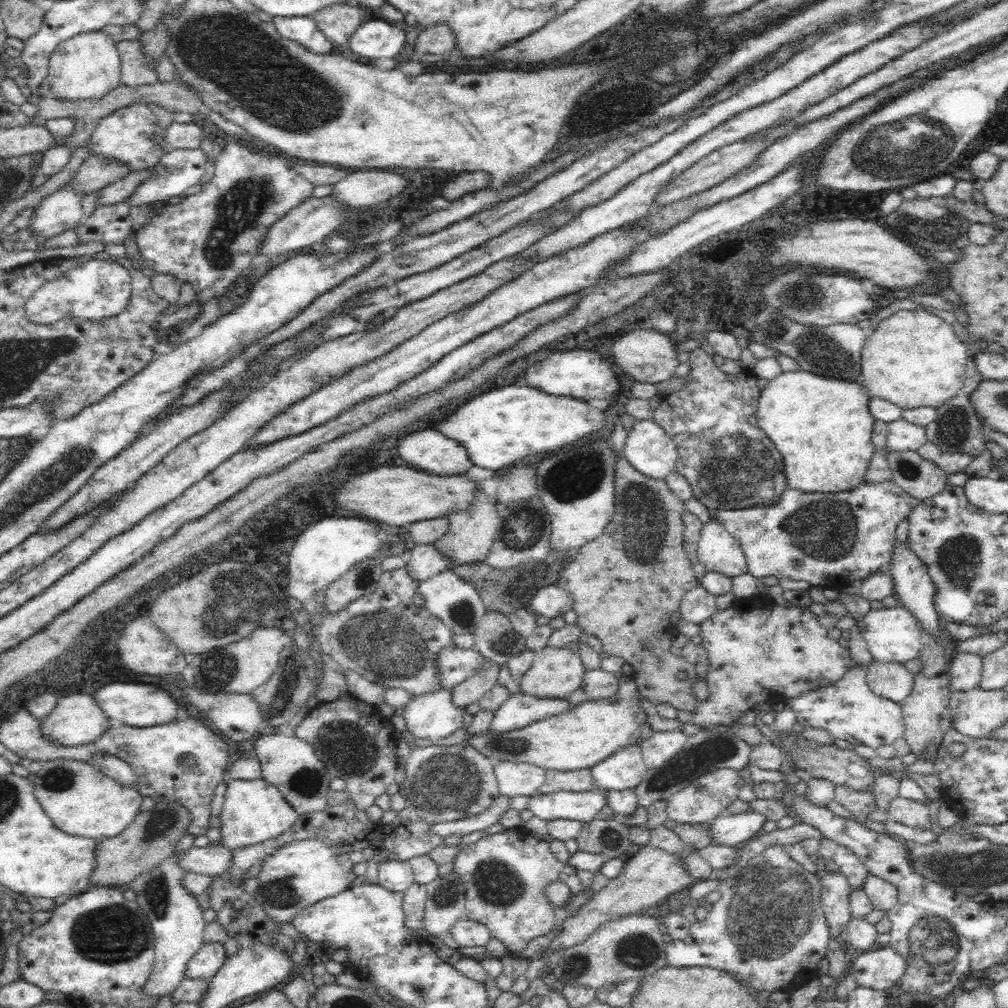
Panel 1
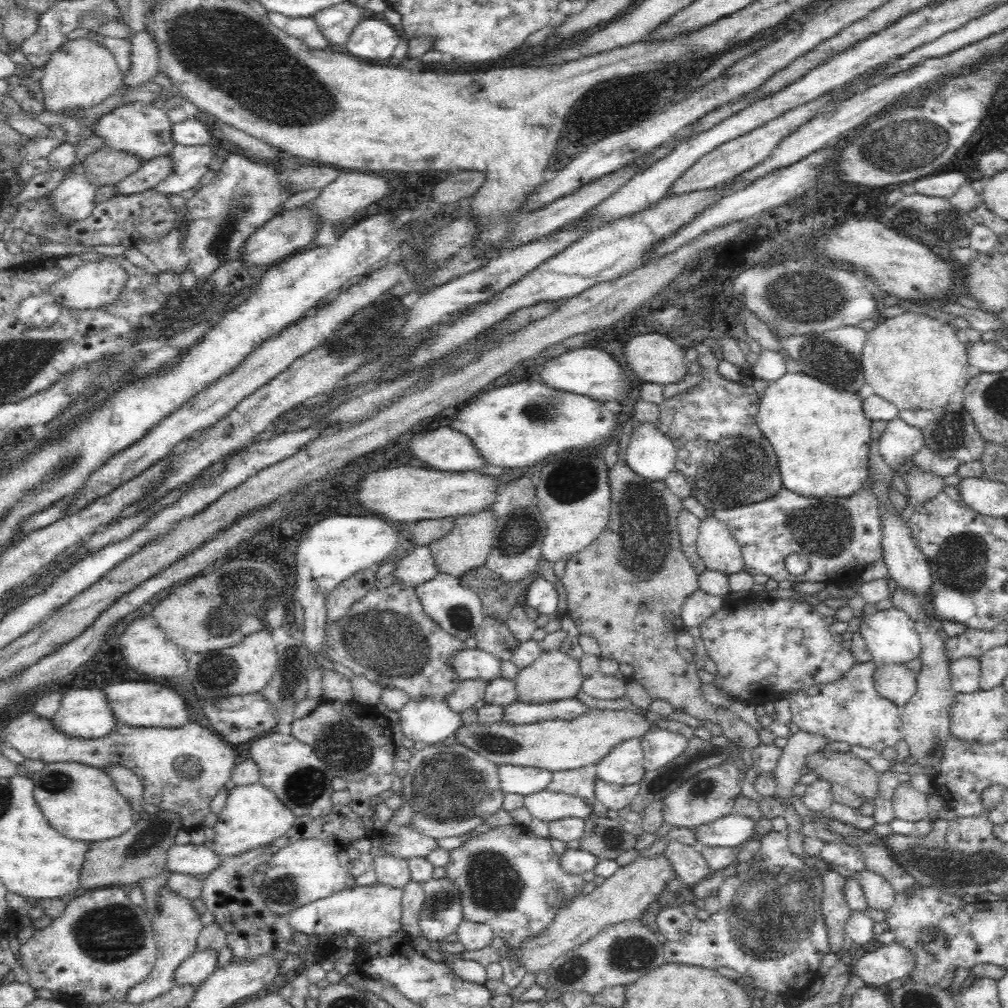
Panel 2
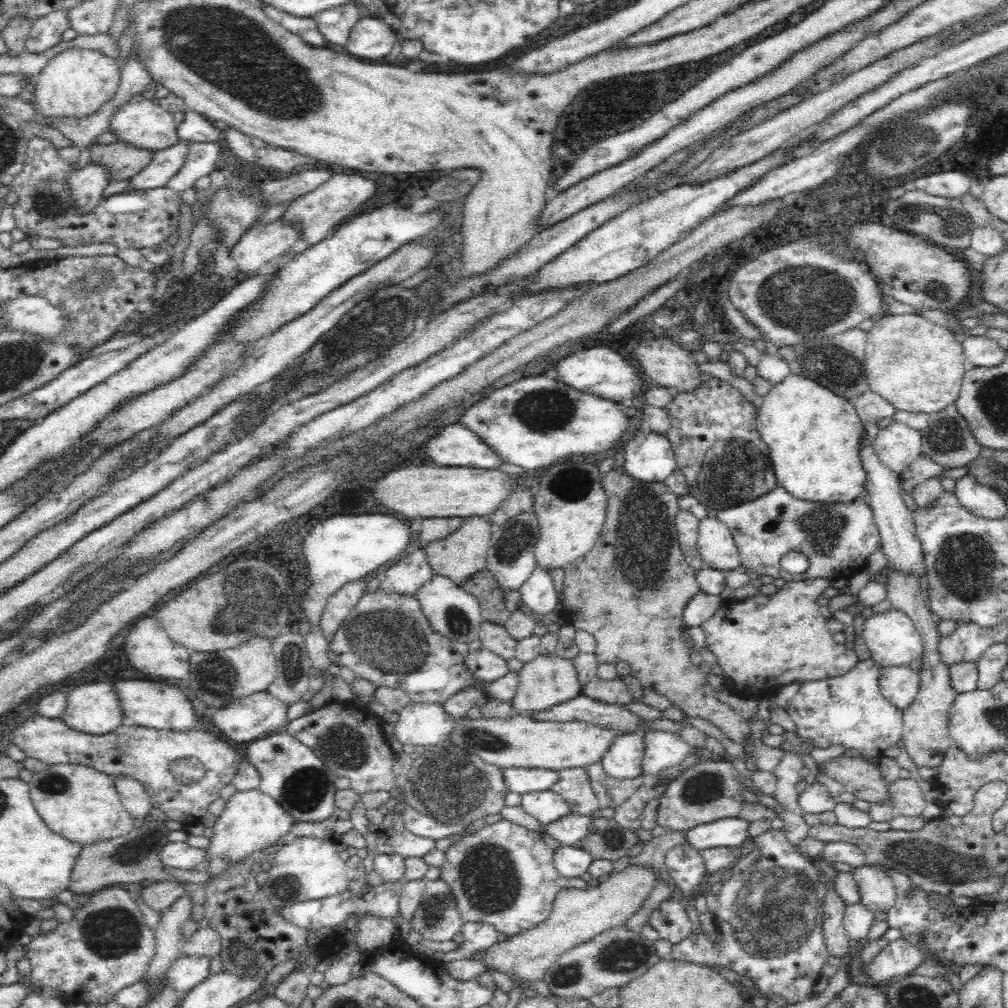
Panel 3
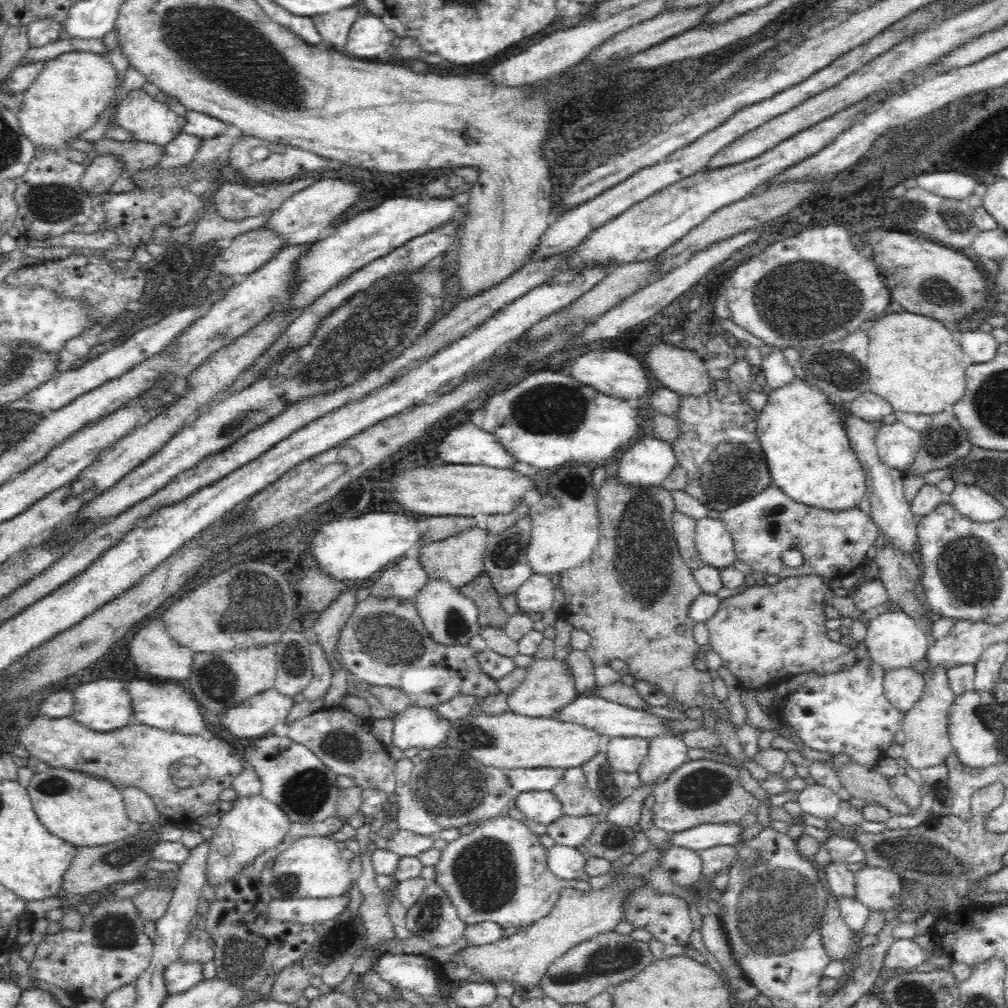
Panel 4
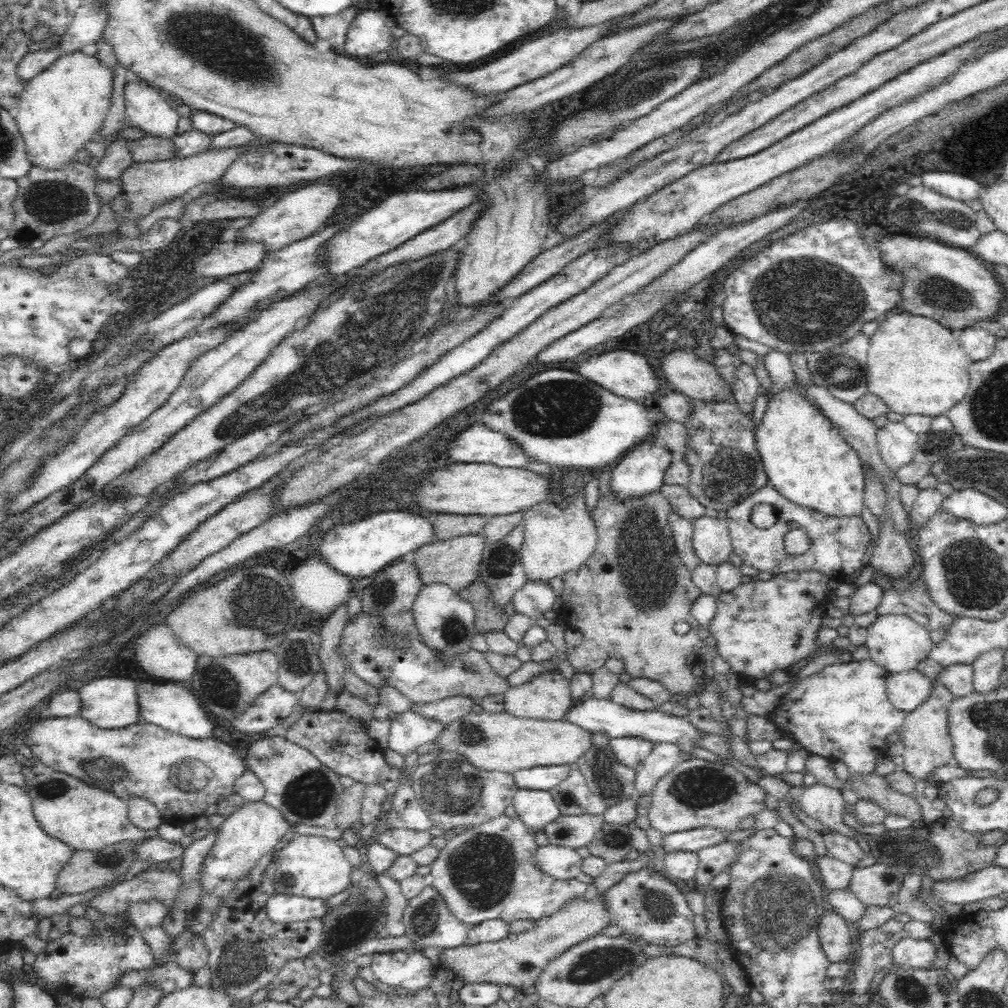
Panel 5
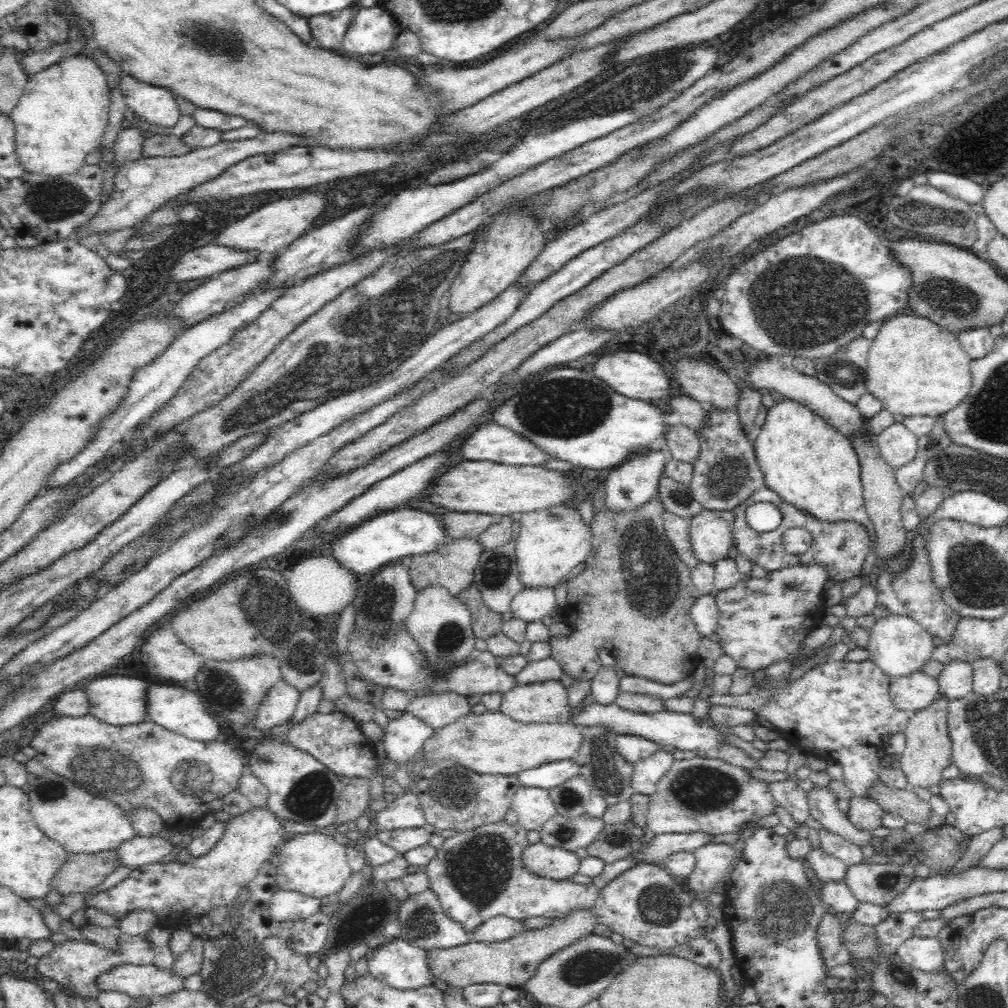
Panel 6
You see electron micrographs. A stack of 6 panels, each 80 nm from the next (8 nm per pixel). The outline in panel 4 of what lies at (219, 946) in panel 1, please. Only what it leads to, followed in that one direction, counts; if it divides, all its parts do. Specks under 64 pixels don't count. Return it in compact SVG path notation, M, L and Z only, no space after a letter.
M176 959L164 968L164 986L168 994L178 994L202 981L202 966L198 962Z

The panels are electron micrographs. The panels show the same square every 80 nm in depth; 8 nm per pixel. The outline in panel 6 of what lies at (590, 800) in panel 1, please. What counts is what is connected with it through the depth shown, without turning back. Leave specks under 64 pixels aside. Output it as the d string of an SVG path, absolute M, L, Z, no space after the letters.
M523 784L513 796L511 810L516 812L519 826L526 831L540 831L557 814L548 789Z

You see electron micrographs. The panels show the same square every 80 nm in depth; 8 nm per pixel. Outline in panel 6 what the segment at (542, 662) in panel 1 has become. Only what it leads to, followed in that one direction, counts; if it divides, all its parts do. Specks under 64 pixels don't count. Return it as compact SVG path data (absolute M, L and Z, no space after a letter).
M561 682L522 684L502 695L499 710L522 723L567 723L573 714Z

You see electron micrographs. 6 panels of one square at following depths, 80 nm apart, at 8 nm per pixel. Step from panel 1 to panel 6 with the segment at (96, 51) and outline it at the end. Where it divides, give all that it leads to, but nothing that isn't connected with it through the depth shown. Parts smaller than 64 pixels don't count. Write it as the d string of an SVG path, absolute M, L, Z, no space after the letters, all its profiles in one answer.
M72 56L49 68L29 76L27 86L13 112L9 115L15 123L14 143L18 165L26 173L38 173L50 177L71 175L82 167L87 168L86 156L102 146L109 122L110 90L106 76L96 61L86 56Z

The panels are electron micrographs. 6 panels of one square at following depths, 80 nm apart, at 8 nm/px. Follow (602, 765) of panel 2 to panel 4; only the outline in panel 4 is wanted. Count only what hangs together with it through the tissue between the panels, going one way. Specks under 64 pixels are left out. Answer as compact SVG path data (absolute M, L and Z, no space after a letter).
M611 737L607 745L608 762L622 772L637 772L649 751L649 740L640 737Z

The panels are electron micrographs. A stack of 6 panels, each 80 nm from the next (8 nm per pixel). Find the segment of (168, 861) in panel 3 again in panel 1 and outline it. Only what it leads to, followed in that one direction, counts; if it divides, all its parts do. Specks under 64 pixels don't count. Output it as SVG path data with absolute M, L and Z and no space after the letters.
M209 844L204 847L193 845L182 854L175 854L175 852L173 854L176 863L184 868L184 871L212 877L228 870L233 852L220 844Z

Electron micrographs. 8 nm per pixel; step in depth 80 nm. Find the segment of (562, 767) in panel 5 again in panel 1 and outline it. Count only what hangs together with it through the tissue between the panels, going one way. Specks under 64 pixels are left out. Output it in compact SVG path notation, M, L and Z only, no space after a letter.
M498 761L494 764L495 776L502 796L532 796L546 780L545 768L526 763Z

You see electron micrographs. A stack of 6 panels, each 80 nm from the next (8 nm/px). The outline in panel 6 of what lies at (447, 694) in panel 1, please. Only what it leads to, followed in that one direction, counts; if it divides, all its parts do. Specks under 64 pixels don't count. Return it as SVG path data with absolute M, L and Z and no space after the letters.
M410 713L390 716L382 738L386 757L394 762L395 768L408 764L432 732L434 729Z

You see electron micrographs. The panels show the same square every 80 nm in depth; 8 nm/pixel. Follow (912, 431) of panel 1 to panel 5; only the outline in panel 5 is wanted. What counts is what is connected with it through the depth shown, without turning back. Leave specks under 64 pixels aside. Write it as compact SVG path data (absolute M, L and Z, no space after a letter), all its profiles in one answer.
M889 420L884 427L877 429L877 447L879 448L882 460L891 471L898 470L912 462L918 450L917 440L917 434L910 431L903 421L894 422Z

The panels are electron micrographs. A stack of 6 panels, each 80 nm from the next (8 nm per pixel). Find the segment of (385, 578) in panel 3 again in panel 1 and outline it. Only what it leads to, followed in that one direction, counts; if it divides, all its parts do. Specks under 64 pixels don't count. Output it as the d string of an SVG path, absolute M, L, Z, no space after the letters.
M411 544L405 557L406 568L409 576L419 582L429 580L449 570L449 562L434 547L434 544Z

